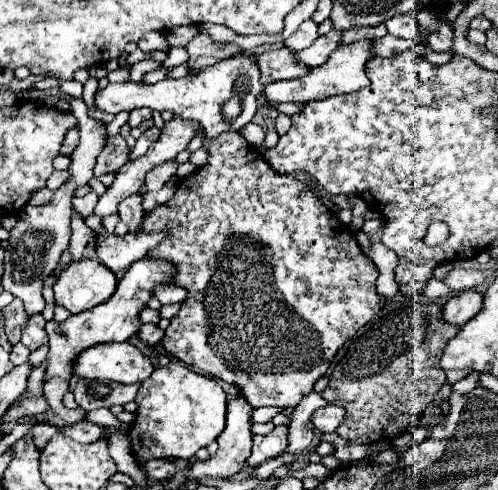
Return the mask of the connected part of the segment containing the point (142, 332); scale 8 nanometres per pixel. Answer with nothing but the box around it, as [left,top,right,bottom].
[138,323,165,346]

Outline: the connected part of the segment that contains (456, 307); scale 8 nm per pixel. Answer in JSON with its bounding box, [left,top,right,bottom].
[442,291,482,325]

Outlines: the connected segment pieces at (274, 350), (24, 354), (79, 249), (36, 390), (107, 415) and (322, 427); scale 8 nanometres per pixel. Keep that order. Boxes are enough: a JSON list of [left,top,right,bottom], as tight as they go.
[[142,131,384,409],[10,343,30,365],[69,215,94,261],[26,363,46,397],[85,408,132,434],[310,405,344,433]]

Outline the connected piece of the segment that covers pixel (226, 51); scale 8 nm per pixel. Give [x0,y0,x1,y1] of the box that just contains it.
[186,33,240,69]

